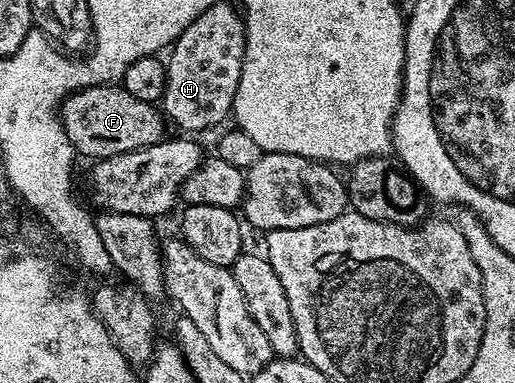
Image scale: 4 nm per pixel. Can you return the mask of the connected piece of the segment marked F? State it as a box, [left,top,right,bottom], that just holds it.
[59,86,165,161]

